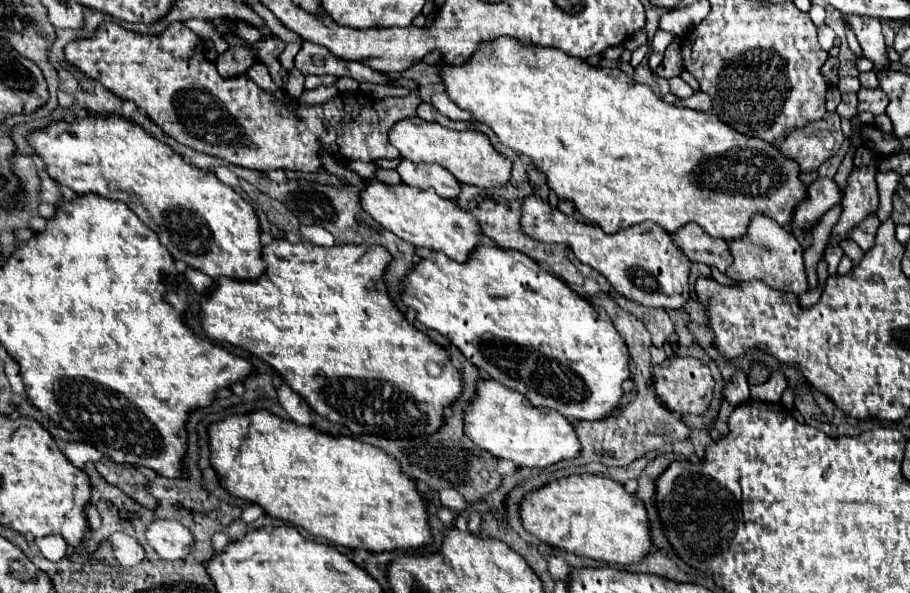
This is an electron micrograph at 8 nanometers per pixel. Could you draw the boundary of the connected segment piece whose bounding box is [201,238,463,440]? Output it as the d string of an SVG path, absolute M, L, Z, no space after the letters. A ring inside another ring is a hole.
M281 238L263 248L263 258L267 272L261 278L245 282L217 278L211 296L202 296L201 324L211 340L229 342L261 356L319 416L345 424L353 434L399 440L439 430L443 410L461 398L463 380L447 350L409 324L391 300L383 280L391 254L383 246L343 244L325 248Z

